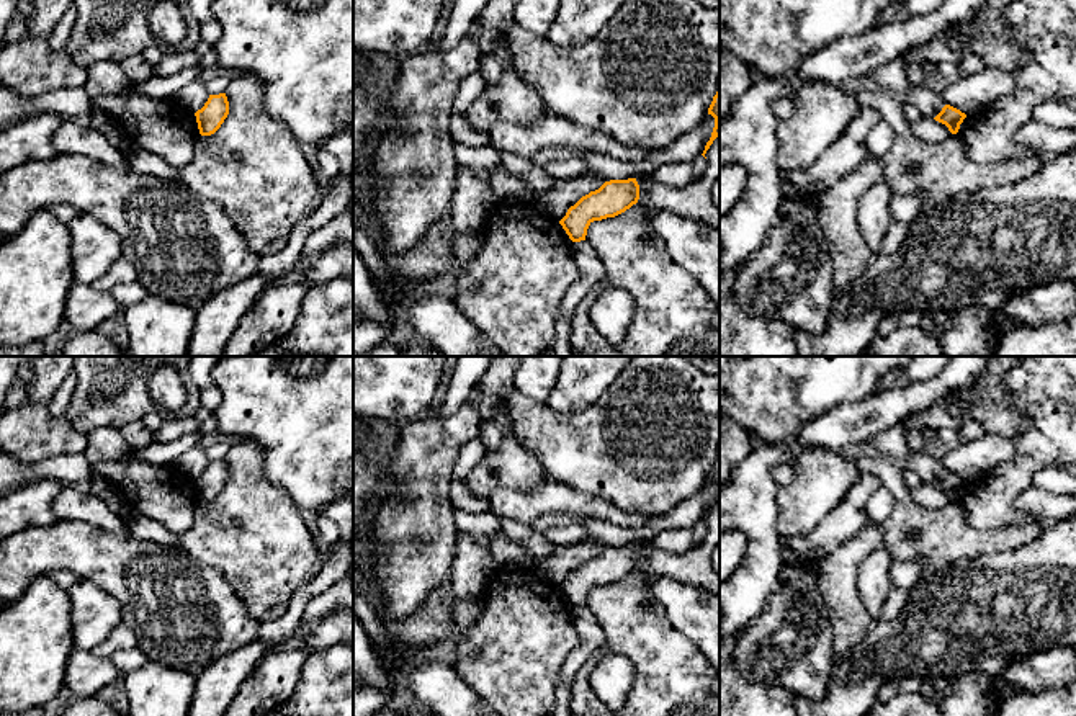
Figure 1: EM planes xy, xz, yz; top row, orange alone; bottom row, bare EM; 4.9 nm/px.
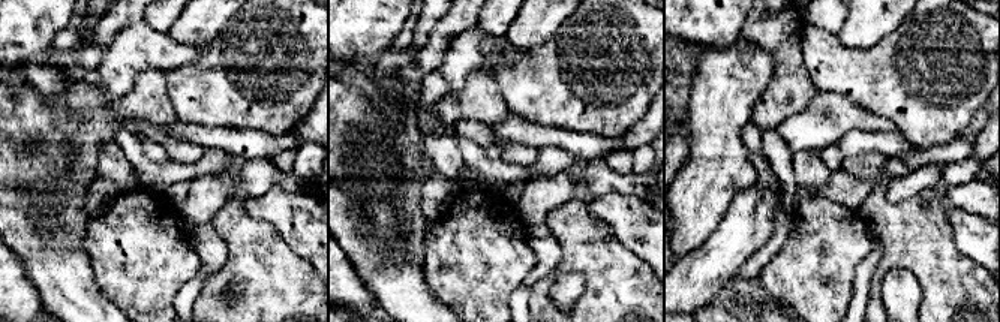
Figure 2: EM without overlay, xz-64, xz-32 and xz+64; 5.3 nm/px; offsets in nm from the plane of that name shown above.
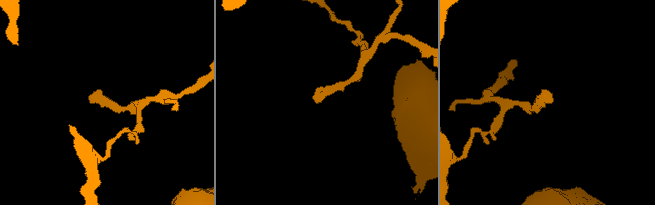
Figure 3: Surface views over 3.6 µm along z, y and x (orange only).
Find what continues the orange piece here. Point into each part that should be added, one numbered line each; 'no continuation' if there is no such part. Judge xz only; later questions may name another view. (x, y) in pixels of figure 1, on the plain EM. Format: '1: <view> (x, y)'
no continuation

